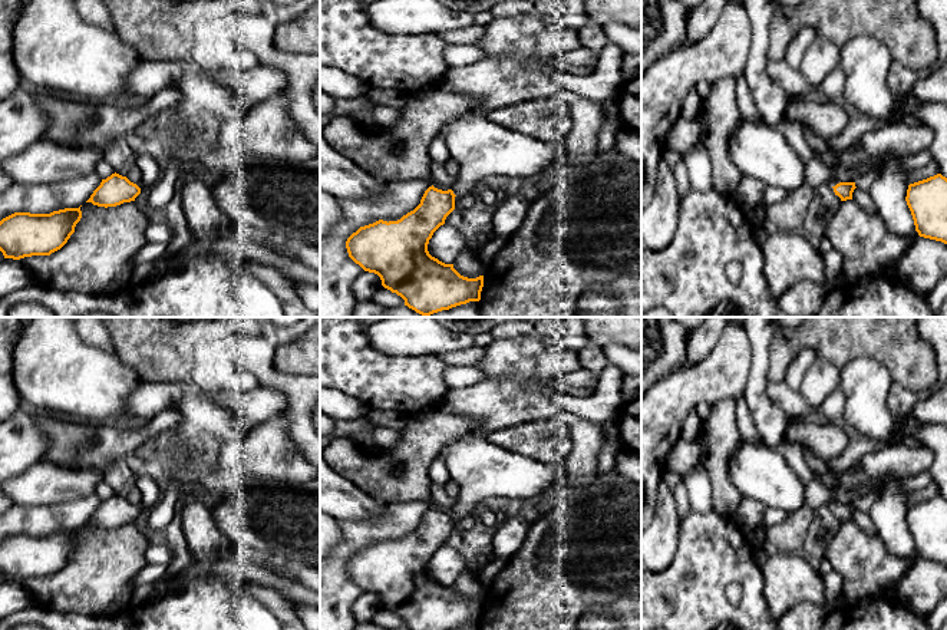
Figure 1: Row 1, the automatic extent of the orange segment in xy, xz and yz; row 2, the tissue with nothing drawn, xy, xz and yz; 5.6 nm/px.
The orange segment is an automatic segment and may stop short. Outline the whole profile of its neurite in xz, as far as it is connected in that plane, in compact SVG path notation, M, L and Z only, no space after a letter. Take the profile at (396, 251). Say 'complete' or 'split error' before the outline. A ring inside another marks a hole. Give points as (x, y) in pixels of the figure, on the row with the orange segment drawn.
split error; M472 112L462 113L448 121L440 133L443 135L451 156L459 164L456 182L448 191L429 187L420 204L397 221L379 220L360 227L347 241L349 257L364 271L380 277L382 286L405 300L405 306L428 317L433 313L452 307L479 301L484 287L484 276L468 278L461 276L453 264L445 264L428 251L433 232L445 224L446 217L455 210L455 198L465 197L474 191L485 178L538 177L548 168L557 165L565 155L564 141L542 142L528 133L514 132L489 118L475 116Z

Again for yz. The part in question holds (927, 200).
complete; M937 174L910 184L905 201L918 235L947 244L947 178Z

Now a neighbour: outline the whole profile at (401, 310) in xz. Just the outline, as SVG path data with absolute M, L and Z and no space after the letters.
M397 306L386 310L385 317L425 317L407 306Z

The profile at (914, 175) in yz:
M934 161L930 162L928 165L925 165L924 168L908 169L908 174L907 174L908 185L923 181L923 179L927 179L927 178L934 177L937 174L938 174L938 166Z

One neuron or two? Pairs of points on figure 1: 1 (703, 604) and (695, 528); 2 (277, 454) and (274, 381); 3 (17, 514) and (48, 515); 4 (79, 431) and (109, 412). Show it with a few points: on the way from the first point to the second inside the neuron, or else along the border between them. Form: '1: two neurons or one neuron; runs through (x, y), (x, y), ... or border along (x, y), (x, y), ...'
1: one neuron; runs through (702, 586), (702, 547)
2: two neurons; border along (280, 414), (286, 419), (287, 436), (294, 445)
3: one neuron; runs through (25, 515), (40, 515)
4: two neurons; border along (72, 416), (81, 421), (126, 425)

